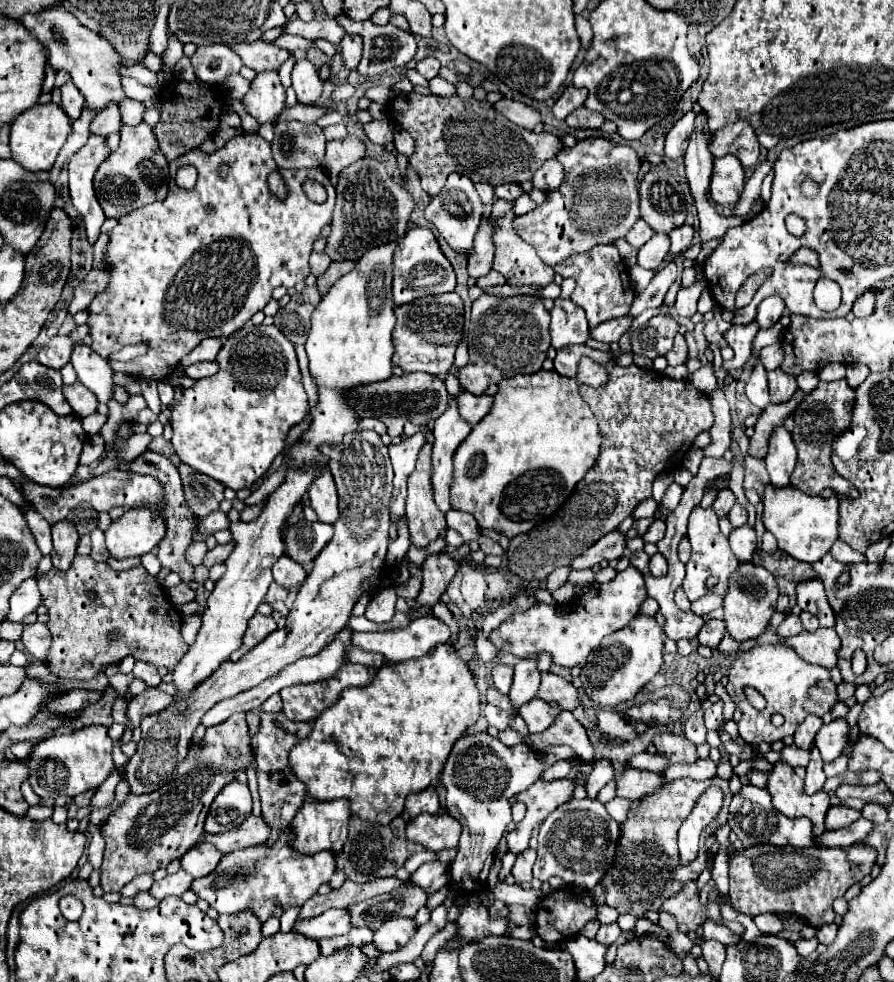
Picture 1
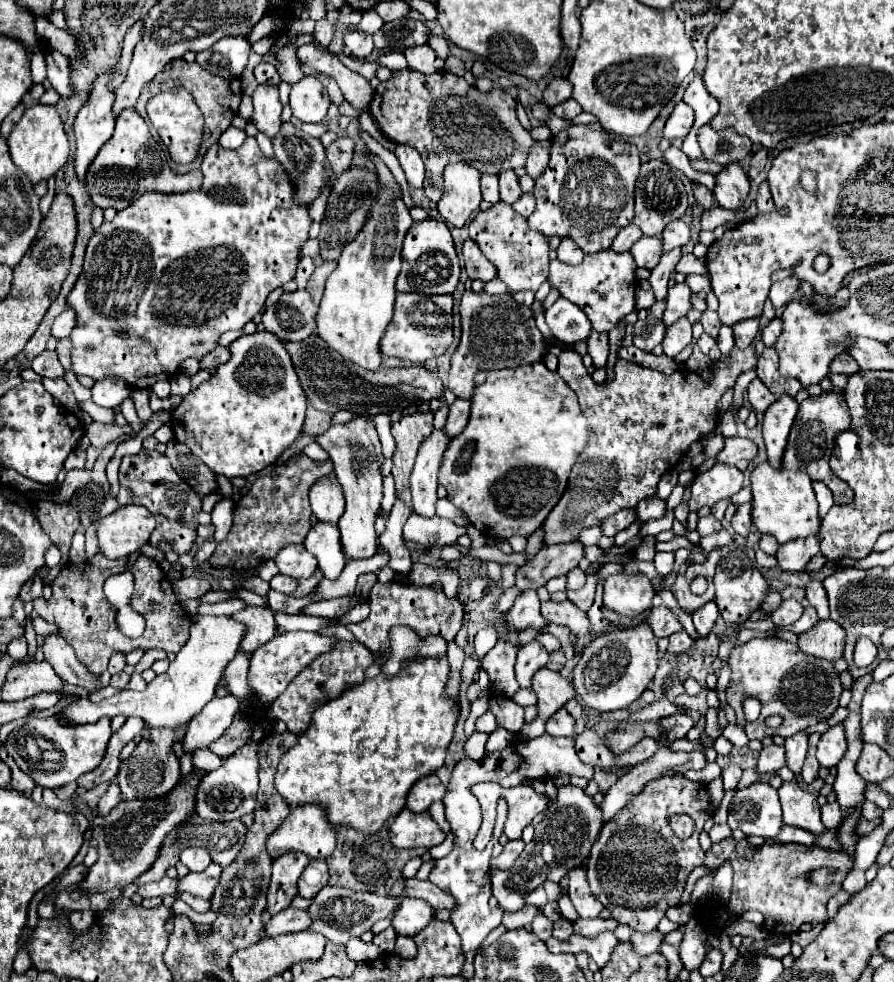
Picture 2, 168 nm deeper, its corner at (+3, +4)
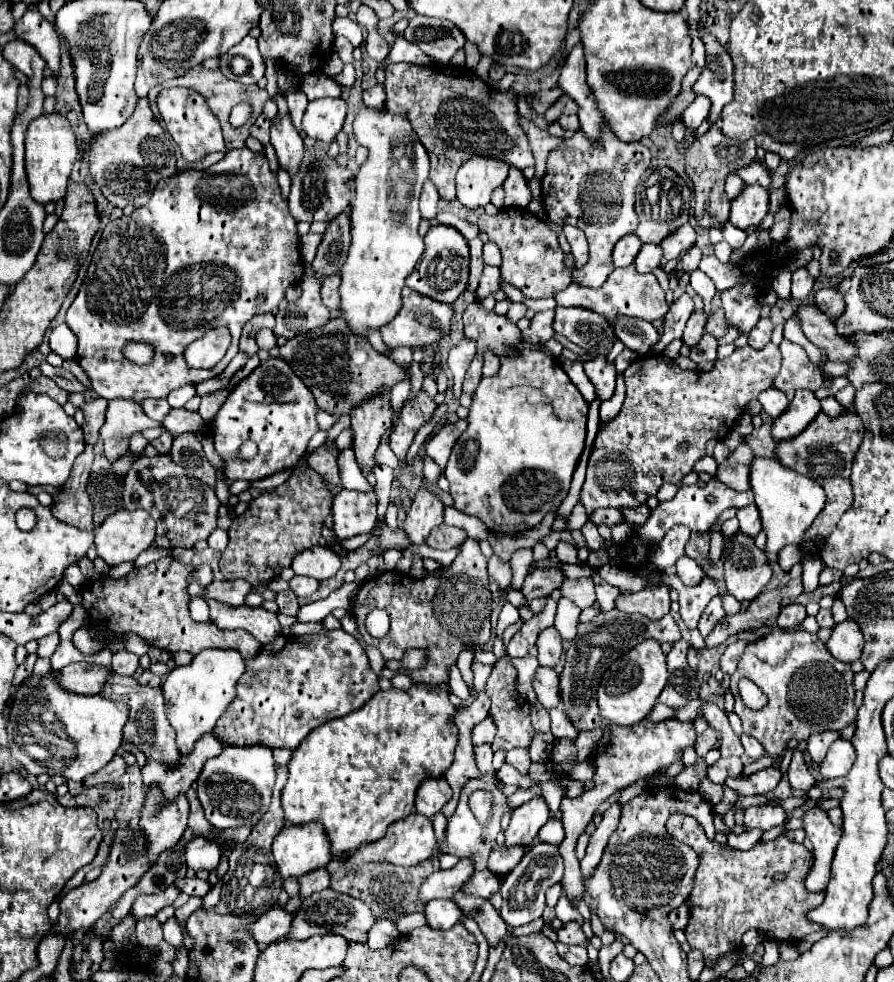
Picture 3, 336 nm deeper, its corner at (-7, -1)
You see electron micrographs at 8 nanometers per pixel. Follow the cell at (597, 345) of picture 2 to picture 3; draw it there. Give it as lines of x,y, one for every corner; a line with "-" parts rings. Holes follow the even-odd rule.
596,356
594,360
584,362
584,370
592,380
592,384
596,386
598,398
608,400
614,392
614,380
616,380
614,362
608,362
606,356

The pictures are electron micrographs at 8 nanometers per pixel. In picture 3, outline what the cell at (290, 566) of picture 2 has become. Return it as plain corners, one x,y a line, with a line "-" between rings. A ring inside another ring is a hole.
316,544
306,552
298,552
298,556
294,556
292,560
292,570
298,576
310,576
316,580
326,580
334,576
338,568
340,568
340,556
322,544

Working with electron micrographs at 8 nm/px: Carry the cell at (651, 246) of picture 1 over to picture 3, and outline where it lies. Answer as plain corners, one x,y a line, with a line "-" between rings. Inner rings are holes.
644,244
634,260
634,266
640,274
660,268
662,266
662,248
658,244

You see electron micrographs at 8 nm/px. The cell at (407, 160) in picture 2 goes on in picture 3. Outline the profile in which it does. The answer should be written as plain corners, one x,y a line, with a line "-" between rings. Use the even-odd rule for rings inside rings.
426,180
424,188
422,188
422,196
420,196
420,212
422,212
422,218
434,220
438,200
440,200
440,196
438,196
438,192
434,188
434,182
432,180

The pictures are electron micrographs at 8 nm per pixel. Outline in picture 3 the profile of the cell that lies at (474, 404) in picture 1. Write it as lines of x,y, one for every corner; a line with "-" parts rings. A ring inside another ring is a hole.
458,420
458,422
454,422
454,424
446,424
430,442
428,442
428,456
432,458
432,460
436,460
438,464
440,464
440,468
444,468
446,466
446,462
448,462
448,458
450,458
450,452
452,452
452,448
454,448
454,444
456,444
456,440
458,440
458,436
466,430
466,424
468,424
468,420

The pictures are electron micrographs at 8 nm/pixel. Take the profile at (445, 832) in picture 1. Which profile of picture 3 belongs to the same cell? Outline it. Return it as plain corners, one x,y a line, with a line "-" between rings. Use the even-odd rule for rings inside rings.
410,814
406,820
398,820
392,824
382,840
376,840
374,844
366,844
364,848
358,848
356,852
350,854
348,862
350,866
358,866
364,862
390,862
396,866
416,866
424,860
428,860
436,852
436,836
434,836
434,826
432,818
422,816
422,814

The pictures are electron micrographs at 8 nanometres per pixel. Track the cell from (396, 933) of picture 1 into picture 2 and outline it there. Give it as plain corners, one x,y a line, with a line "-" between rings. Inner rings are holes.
404,899
392,927
396,929
398,935
406,935
406,937
414,937
416,933
420,933
424,927
430,925
430,921
434,919
434,909
430,903
426,903
424,899

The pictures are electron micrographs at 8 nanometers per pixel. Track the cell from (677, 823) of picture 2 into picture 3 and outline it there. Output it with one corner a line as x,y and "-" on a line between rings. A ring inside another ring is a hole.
686,814
670,816
666,830
672,838
688,844
700,856
694,890
688,898
692,914
686,936
688,944
704,954
706,966
712,966
718,956
738,950
748,928
758,928
766,938
782,942
800,942
802,936
820,930
818,924
808,918
808,912
822,904
824,892
808,892
804,888
806,872
810,872
810,864
814,864
812,852
806,850
804,844
780,836
774,842
758,842
746,852
734,850
726,844
710,842
703,827
-
776,874
784,874
784,880
776,882

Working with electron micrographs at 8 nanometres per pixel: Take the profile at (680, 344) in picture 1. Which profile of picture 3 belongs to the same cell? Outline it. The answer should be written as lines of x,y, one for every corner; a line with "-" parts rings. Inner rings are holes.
694,312
694,314
690,316
686,328
684,328
682,342
684,342
686,346
690,346
690,348
692,348
694,344
698,344
698,340
700,340
702,334
704,334
704,324
706,324
704,312

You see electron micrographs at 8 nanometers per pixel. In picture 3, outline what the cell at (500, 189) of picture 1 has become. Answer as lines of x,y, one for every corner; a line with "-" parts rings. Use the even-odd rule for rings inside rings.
510,168
510,174
502,184
502,188
506,190
506,202
504,202
506,208
528,208
532,194
530,194
528,180
518,168

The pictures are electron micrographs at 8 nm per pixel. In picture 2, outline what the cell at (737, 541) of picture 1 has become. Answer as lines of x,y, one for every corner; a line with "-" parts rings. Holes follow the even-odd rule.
744,503
744,505
740,505
740,507
736,509
736,515
732,517
732,527
734,527
734,531
740,533
742,537
746,537
748,531
750,531
750,527
752,527
750,511
752,511
750,503

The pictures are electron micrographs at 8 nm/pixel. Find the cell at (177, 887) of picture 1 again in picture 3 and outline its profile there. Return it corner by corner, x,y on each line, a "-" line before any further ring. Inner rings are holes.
170,884
170,888
166,888
164,892
158,894
148,894
148,896
138,896
130,914
134,918
144,918
144,916
154,916
158,910
162,910
164,906
170,906
176,898
178,898
178,888
174,888
174,884

